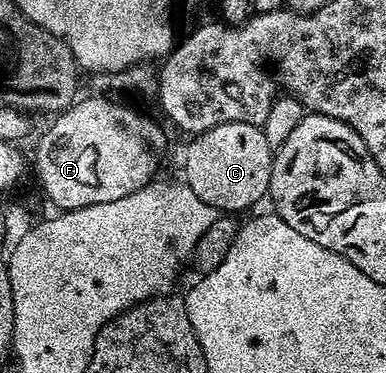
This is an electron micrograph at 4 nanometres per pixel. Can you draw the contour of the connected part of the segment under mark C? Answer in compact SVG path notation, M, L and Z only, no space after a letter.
M225 123L193 136L186 147L184 182L201 201L219 213L246 211L253 203L267 198L274 151L268 145L261 126L252 123Z

